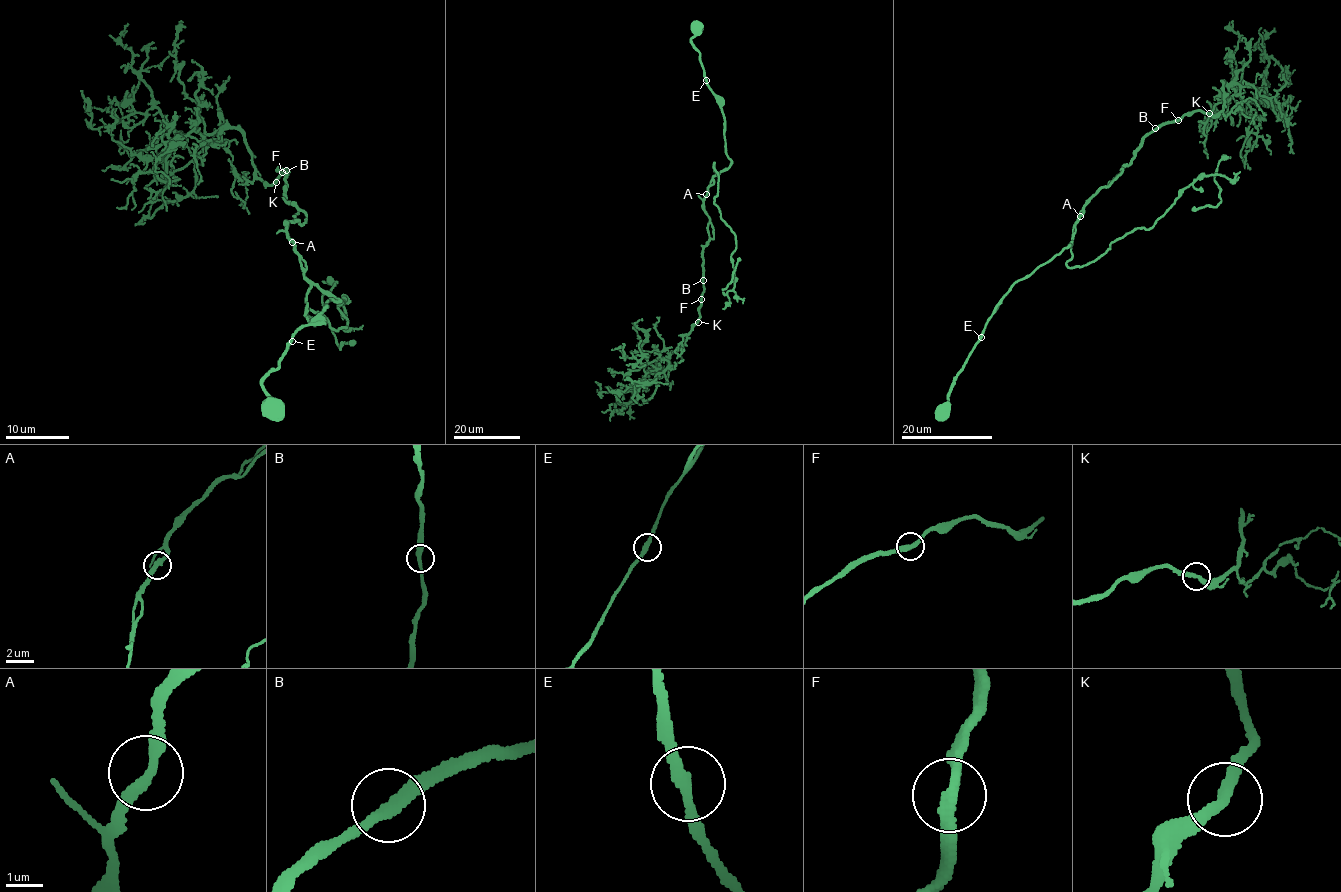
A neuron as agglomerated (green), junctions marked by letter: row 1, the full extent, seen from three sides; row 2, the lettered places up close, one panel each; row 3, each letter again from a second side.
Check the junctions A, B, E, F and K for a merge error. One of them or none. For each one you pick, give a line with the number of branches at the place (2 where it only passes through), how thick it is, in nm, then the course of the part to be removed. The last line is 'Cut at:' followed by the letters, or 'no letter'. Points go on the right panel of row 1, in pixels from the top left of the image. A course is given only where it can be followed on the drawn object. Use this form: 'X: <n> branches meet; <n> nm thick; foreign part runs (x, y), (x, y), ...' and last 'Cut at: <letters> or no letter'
Cut at: no letter

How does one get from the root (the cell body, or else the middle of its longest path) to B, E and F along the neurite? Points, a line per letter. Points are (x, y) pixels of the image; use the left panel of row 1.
B: (268, 405), (263, 375), (296, 328), (338, 301), (305, 276), (287, 236), (298, 221), (286, 170)
E: (268, 405), (262, 379), (265, 373), (278, 368), (287, 343), (292, 341)
F: (268, 405), (263, 375), (296, 328), (338, 301), (305, 276), (287, 236), (298, 205), (282, 172)

